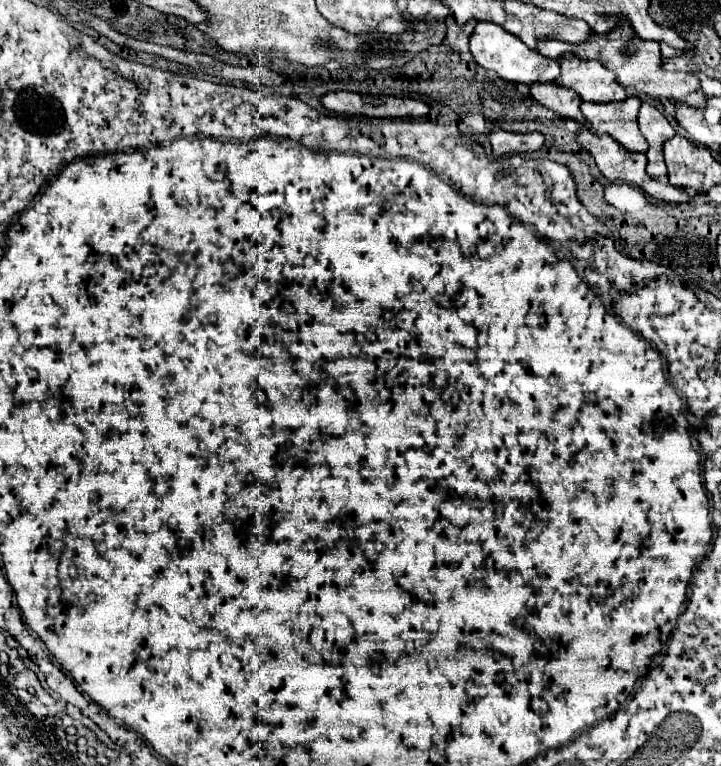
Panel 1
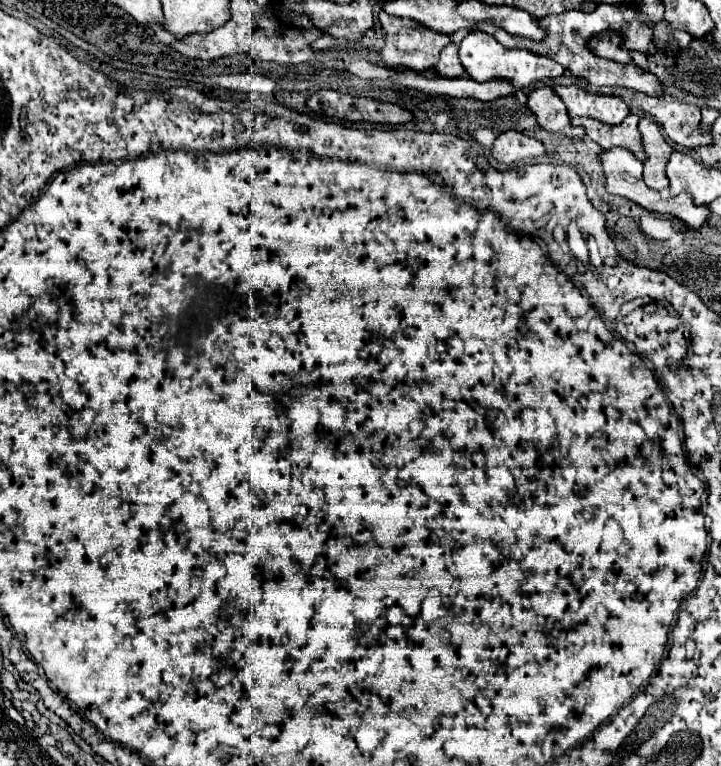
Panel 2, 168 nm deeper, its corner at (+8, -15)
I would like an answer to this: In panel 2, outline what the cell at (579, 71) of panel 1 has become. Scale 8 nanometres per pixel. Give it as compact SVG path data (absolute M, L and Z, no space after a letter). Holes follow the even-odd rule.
M556 85L554 91L564 101L570 117L592 117L602 123L618 125L630 113L628 105L618 97L590 93L580 87L574 87L574 85L570 85L570 87Z

